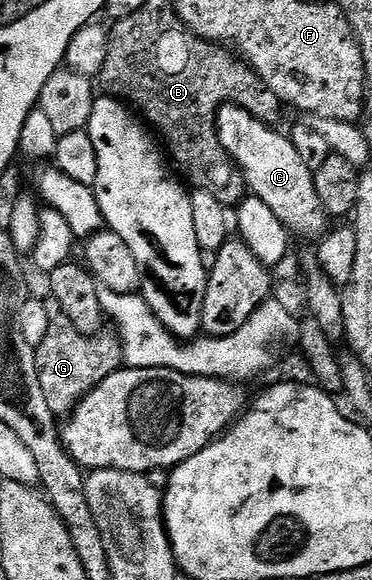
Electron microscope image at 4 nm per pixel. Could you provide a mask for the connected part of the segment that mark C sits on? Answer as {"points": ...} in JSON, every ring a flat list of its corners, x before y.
{"points":[[235,102,225,104,219,111,219,133,227,152,241,169,250,191,276,209,283,224,292,233,315,236,318,232,323,234,328,231,329,213,323,207,323,199,315,185,315,172,311,165,303,161,290,135,283,133,282,136,261,117,254,116,247,106]]}

